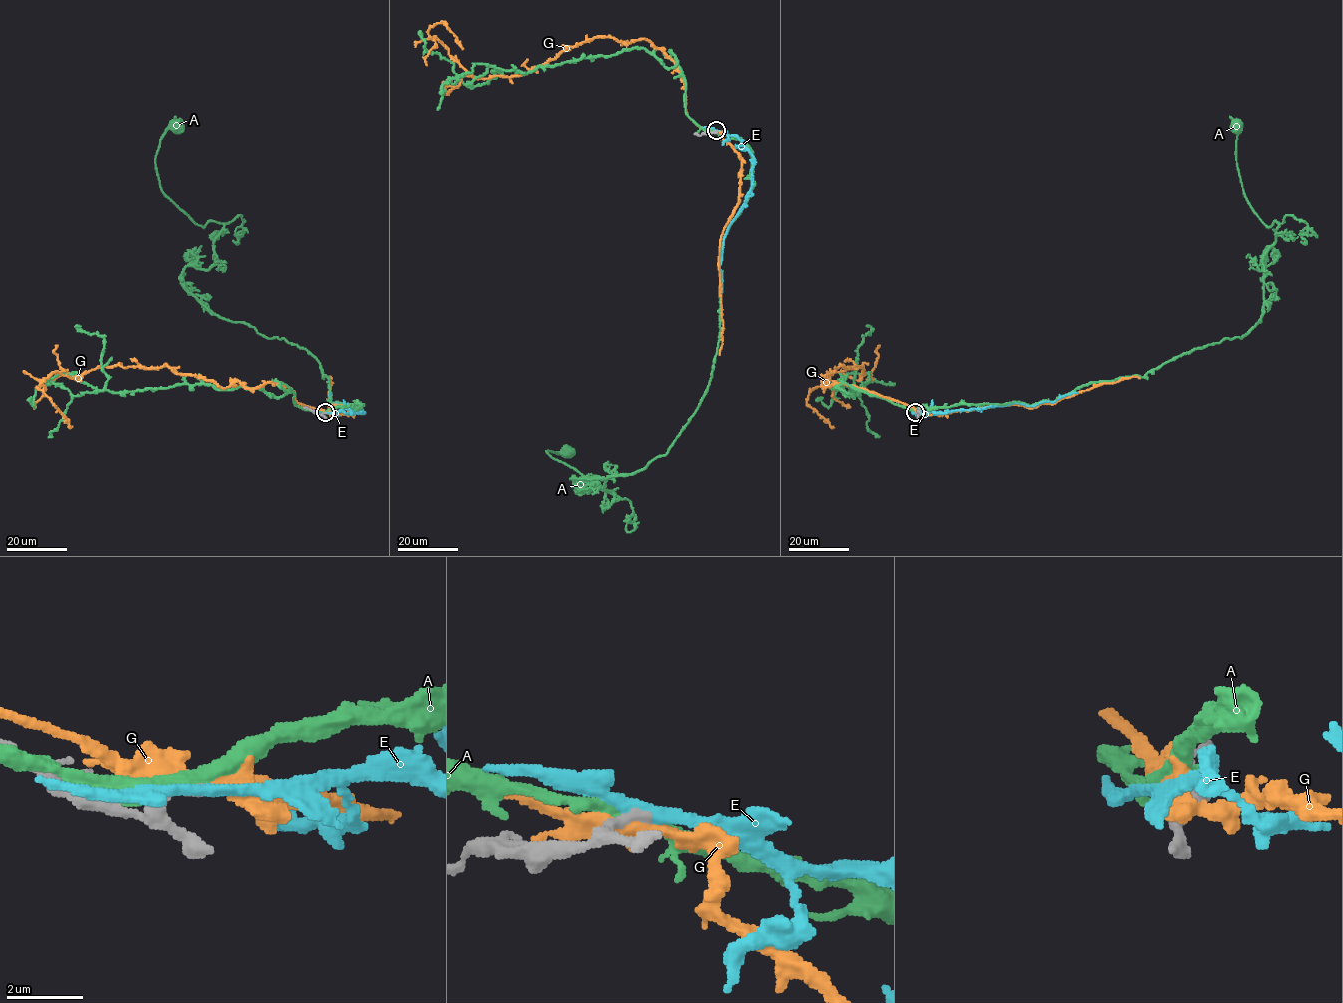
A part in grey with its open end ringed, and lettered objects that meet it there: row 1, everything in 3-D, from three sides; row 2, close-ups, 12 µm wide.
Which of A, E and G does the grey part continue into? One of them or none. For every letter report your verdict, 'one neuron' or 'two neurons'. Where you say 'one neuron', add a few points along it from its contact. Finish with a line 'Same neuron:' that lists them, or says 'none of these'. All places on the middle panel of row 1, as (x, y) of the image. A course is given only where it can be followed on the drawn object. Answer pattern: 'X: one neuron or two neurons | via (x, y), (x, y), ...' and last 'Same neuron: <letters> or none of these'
A: two neurons
E: one neuron | via (715, 130), (735, 135), (752, 157), (751, 188), (742, 210), (728, 227), (723, 245), (720, 292)
G: two neurons
Same neuron: E

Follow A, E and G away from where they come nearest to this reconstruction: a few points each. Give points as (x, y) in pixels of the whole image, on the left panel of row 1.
A: (324, 412), (362, 404), (331, 405), (307, 349), (184, 286), (223, 224), (161, 189), (174, 126)
E: (324, 412), (361, 412), (360, 409), (337, 403), (332, 406), (329, 392)
G: (323, 412), (282, 384), (223, 388), (167, 366), (119, 365), (79, 380), (54, 371), (37, 386), (71, 427)

